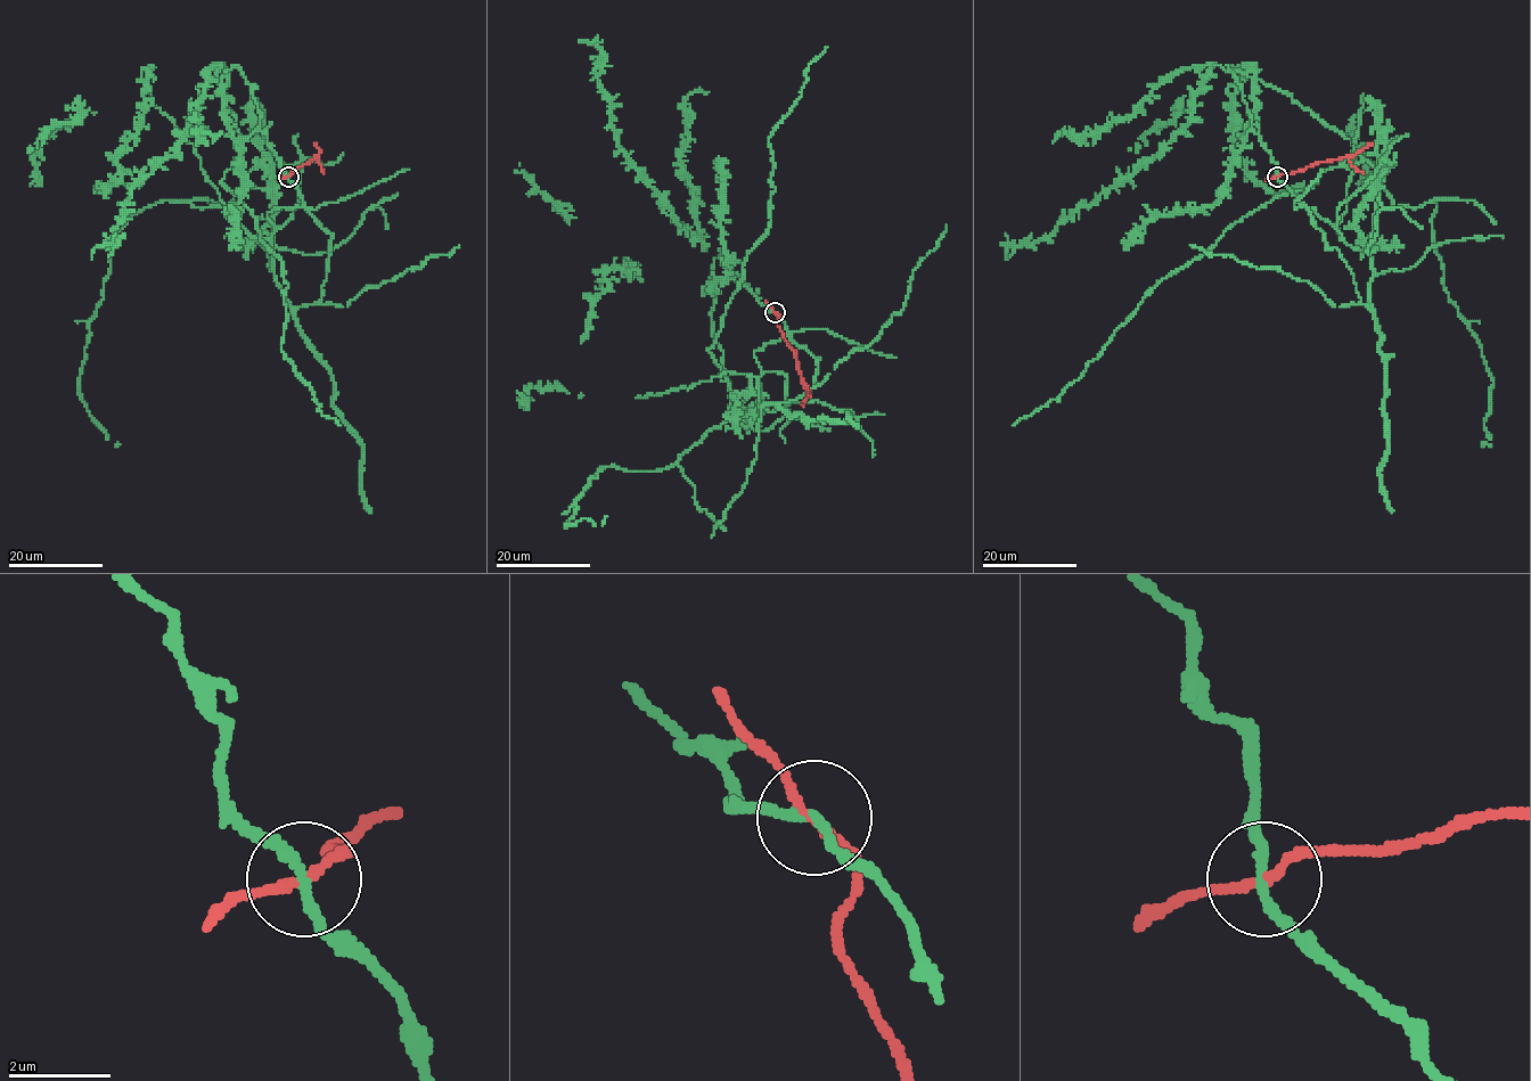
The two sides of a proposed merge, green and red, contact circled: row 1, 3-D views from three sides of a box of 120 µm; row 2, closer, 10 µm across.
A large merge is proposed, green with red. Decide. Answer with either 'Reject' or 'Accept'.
Reject

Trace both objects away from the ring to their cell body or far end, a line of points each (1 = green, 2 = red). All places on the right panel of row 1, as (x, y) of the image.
1: (1277, 177), (1339, 252), (1367, 306), (1383, 175), (1360, 160), (1244, 215), (1161, 280), (1058, 398), (1012, 424)
2: (1277, 177), (1333, 161), (1372, 142)

